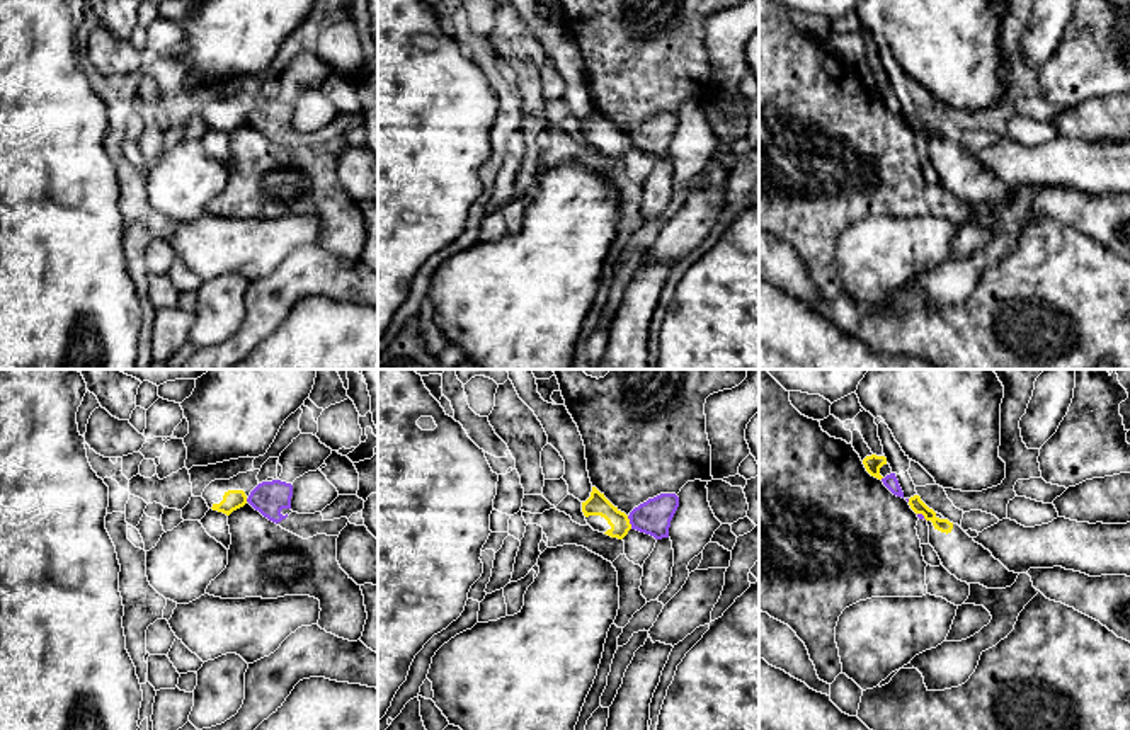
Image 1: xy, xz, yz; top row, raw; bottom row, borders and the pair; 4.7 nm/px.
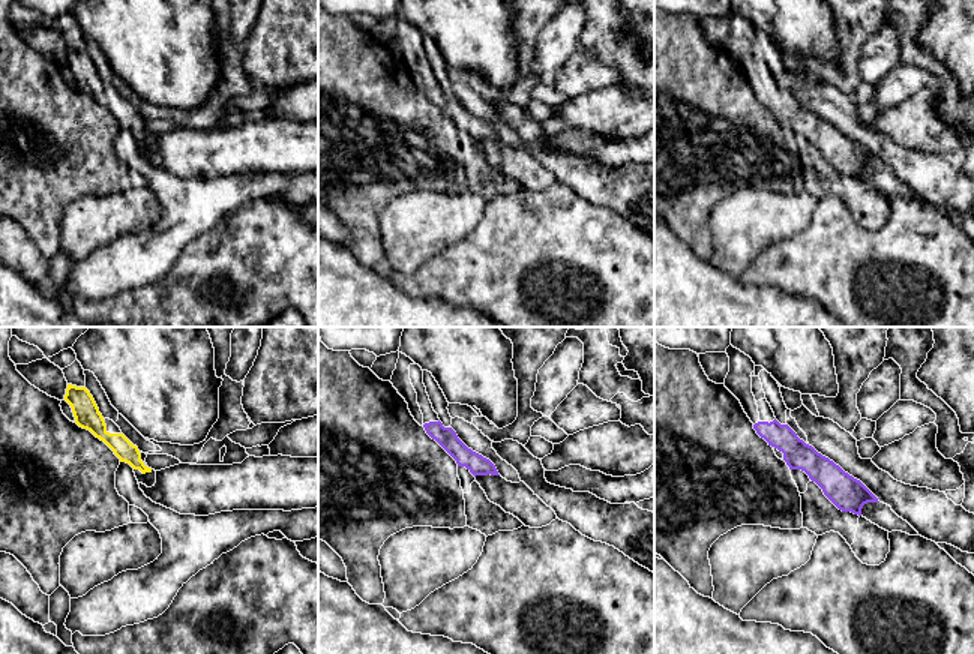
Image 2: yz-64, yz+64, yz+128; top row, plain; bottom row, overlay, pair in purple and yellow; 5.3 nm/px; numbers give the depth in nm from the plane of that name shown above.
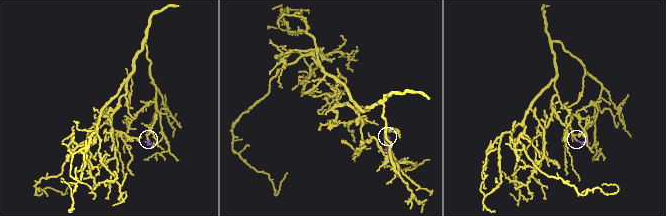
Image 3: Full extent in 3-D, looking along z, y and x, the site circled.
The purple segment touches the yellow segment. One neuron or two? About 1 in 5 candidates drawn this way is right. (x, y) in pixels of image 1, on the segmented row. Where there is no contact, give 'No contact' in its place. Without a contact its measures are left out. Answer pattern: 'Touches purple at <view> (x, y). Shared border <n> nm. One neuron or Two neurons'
Touches purple at xz (630, 523). Shared border 70 nm. Two neurons

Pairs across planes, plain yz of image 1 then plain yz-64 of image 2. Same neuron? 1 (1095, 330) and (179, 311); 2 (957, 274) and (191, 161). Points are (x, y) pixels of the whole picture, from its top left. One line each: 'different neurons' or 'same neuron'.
1: same neuron
2: different neurons

